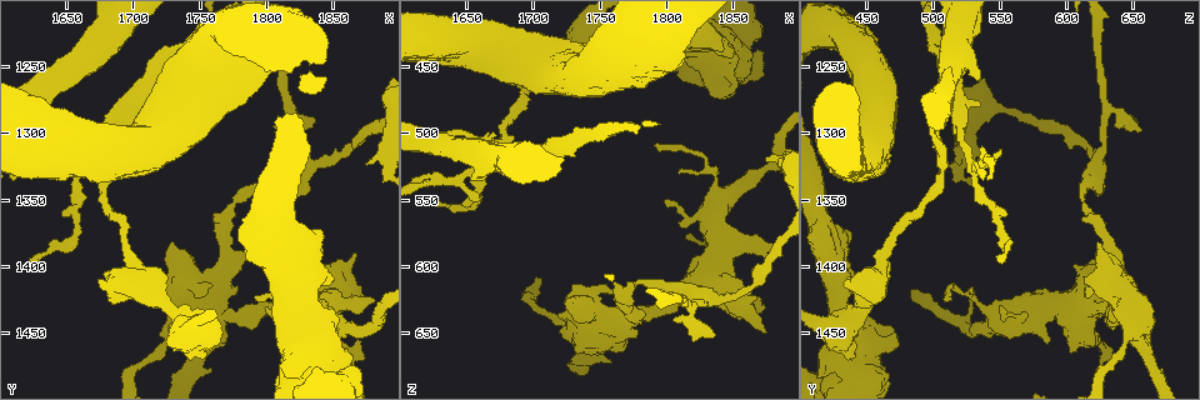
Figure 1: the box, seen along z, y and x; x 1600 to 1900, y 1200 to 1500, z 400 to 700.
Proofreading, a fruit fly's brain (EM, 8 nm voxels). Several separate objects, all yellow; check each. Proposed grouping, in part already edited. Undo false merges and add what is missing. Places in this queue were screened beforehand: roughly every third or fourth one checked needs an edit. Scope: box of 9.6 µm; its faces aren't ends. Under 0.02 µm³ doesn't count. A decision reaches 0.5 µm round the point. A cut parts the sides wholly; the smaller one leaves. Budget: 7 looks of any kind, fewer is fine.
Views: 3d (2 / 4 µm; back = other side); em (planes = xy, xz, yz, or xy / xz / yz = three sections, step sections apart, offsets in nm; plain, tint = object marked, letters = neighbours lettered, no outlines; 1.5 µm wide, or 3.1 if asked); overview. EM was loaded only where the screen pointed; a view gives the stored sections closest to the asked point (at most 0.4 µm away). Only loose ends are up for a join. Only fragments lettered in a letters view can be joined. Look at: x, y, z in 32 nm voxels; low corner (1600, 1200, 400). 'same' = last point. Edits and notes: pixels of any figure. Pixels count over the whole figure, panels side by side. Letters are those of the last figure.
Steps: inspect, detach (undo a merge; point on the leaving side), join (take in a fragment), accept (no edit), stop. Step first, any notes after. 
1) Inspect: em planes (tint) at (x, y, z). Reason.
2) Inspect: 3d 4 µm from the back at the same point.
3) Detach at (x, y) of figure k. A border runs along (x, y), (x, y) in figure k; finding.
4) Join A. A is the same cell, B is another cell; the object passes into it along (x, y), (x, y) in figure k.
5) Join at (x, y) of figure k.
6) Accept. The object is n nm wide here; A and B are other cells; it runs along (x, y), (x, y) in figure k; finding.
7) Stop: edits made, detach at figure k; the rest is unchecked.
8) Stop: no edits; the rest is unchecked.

Inspect: 3d 4 µm at (1718, 1464, 642). Thick turns thin.

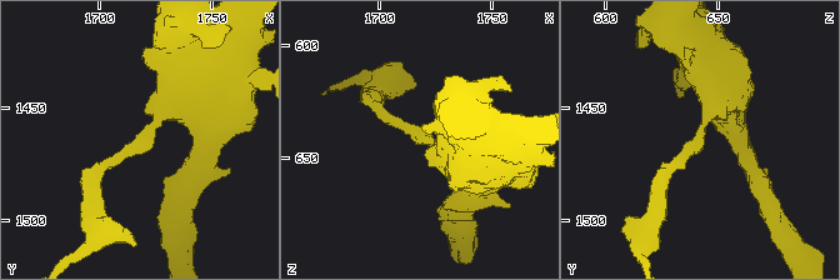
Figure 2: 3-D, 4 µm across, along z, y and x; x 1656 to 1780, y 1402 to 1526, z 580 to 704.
Inspect: em xz step 4 (tint) at (1719, 1465, 642). The arms are 170, 500 nm wide; need the tissue.

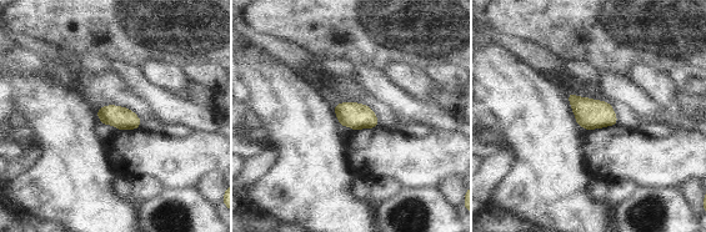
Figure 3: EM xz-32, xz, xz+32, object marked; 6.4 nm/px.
Inspect: em yz step 8 (letters) at the same point.

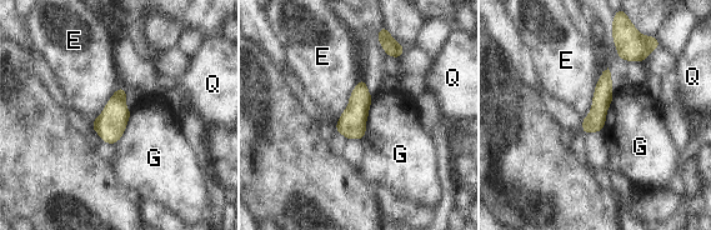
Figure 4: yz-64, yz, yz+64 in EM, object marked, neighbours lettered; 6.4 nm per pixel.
Accept. The object is 140 nm wide here; E, G and Q are other cells; it runs along (606, 74), (597, 116), (585, 129) in figure 4; one cell here.

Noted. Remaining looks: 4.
Inspect: em planes (plain) at (1818, 1282, 632). Sharp bend.

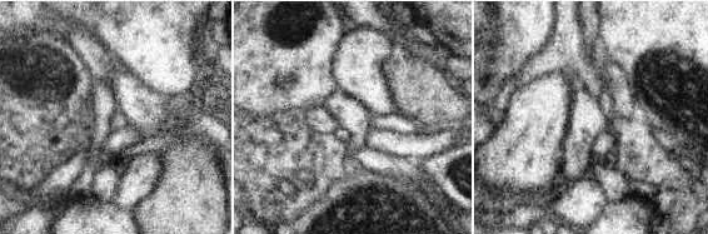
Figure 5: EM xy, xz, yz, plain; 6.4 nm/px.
Inspect: em planes (letters) at the same point.

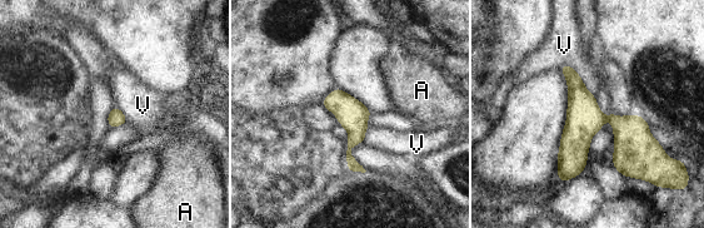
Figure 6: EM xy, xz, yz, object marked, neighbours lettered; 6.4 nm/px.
Accept. The object is 110 nm wide here; the longest contact is with V, 300 nm; A and V are other cells; continuous, no second cell.

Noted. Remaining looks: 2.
Inspect: 3d 2 µm at (1848, 1412, 444). Stops while still wide.

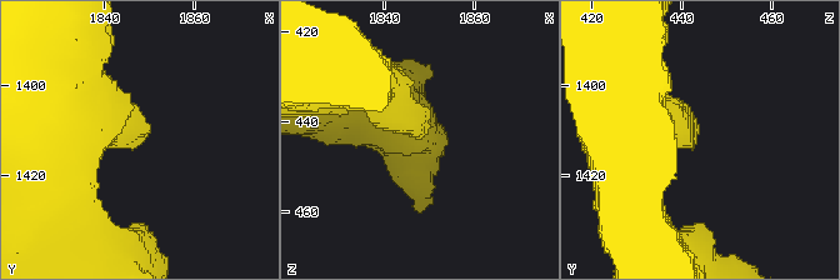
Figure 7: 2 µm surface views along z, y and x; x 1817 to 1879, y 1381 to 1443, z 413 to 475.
Inspect: em planes (letters) at (1850, 1411, 443).

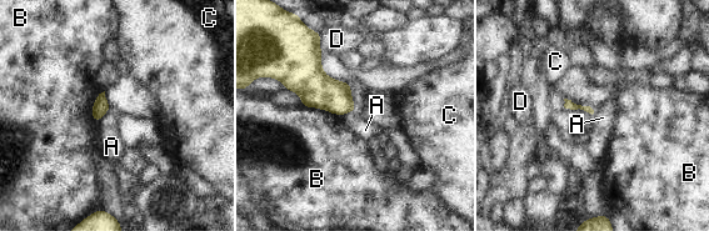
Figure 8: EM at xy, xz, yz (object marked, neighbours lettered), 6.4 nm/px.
Accept. A, B, C and D are other cells; a border runs along (110, 108), (98, 124) in figure 8; no lettered fragment goes on from it.

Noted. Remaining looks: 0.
Stop: no edits; the rest is unchecked.

